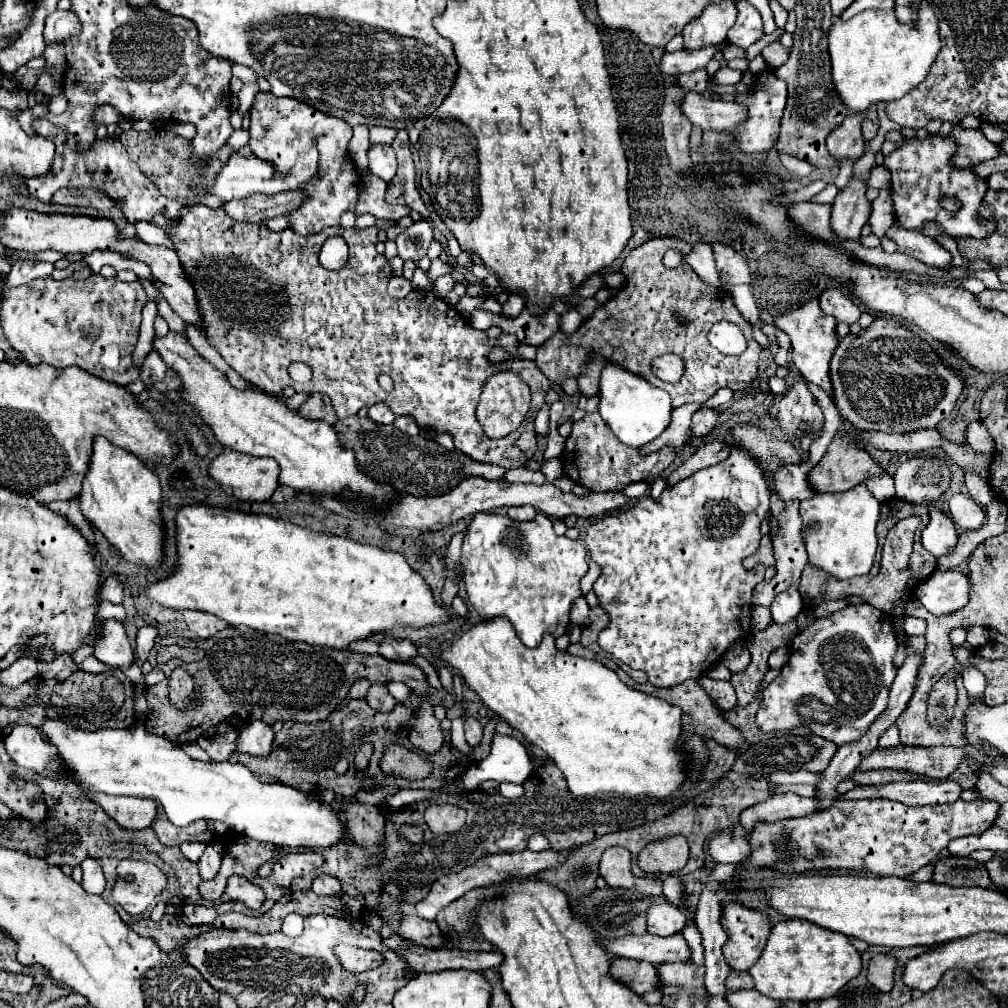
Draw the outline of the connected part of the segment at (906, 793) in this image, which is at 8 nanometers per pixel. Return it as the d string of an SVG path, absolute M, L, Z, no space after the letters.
M913 780L913 782L891 782L881 788L853 788L847 794L839 794L837 802L843 800L873 800L889 798L903 802L907 806L925 806L925 804L943 804L953 802L961 794L961 786L953 780Z

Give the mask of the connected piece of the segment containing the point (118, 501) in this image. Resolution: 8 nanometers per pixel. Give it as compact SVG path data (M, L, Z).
M95 436L91 460L79 494L79 506L83 516L117 548L125 560L147 566L161 562L163 524L159 504L161 486L157 474L139 456L125 452L103 436Z

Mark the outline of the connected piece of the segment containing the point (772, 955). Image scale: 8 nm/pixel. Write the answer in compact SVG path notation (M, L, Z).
M791 918L771 928L761 958L749 968L755 990L773 1000L825 1000L835 996L849 980L861 974L861 956L847 936L825 930L813 922Z

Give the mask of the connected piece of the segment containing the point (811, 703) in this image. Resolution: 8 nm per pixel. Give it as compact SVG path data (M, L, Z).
M849 604L827 618L817 618L811 626L803 628L791 644L791 658L781 668L781 674L765 688L761 708L757 710L755 724L761 732L781 732L807 726L813 734L823 736L835 744L859 740L869 724L885 710L889 686L895 678L893 654L897 638L891 620L871 604Z

